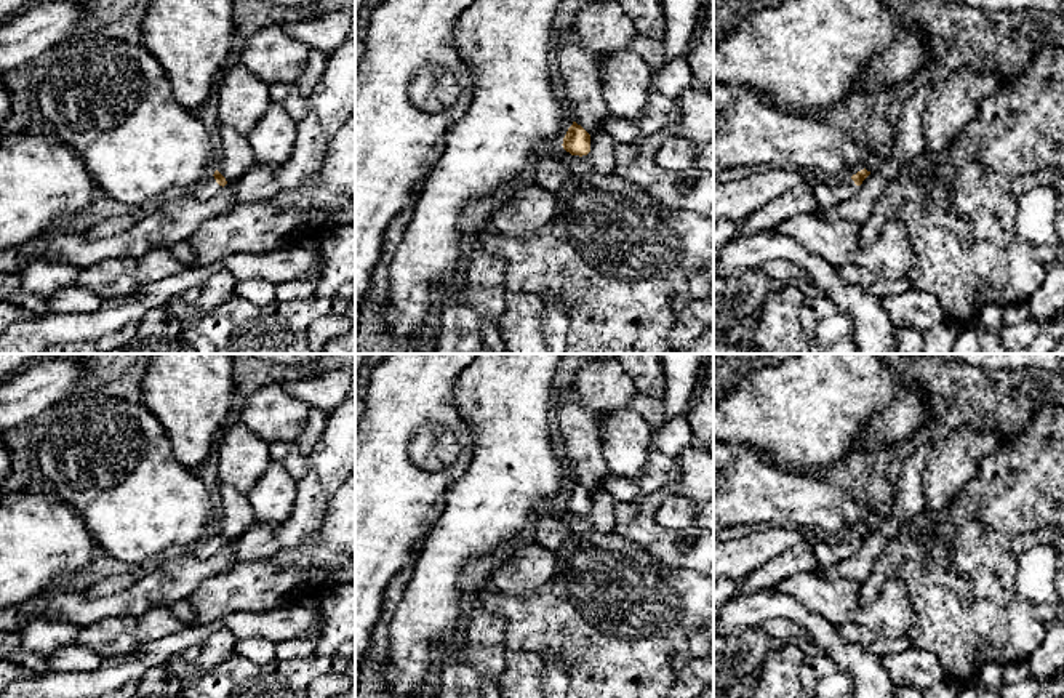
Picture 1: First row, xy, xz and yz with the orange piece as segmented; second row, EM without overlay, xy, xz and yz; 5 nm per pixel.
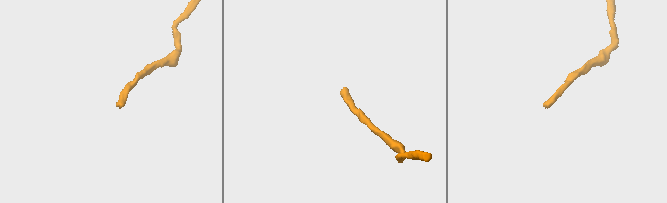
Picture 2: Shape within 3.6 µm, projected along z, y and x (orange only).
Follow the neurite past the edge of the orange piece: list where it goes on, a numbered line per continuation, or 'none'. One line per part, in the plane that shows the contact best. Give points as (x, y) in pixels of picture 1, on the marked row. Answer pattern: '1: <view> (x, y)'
1: xy (205, 189)

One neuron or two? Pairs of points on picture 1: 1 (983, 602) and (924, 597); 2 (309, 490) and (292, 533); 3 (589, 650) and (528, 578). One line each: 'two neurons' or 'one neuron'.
1: one neuron
2: one neuron
3: two neurons

